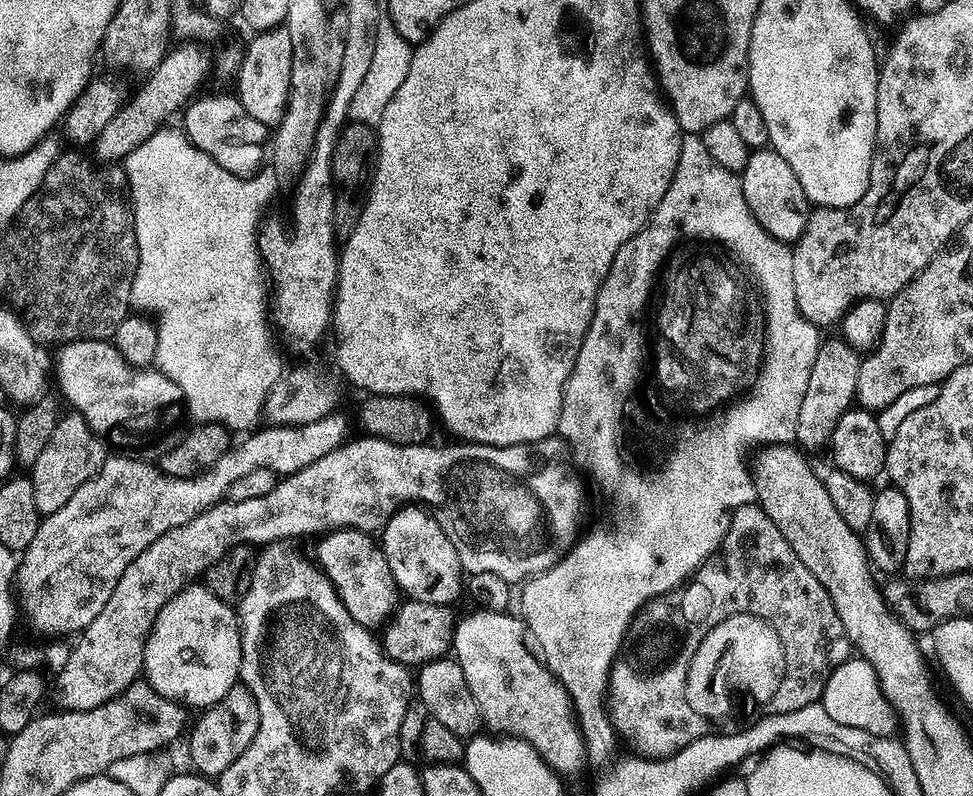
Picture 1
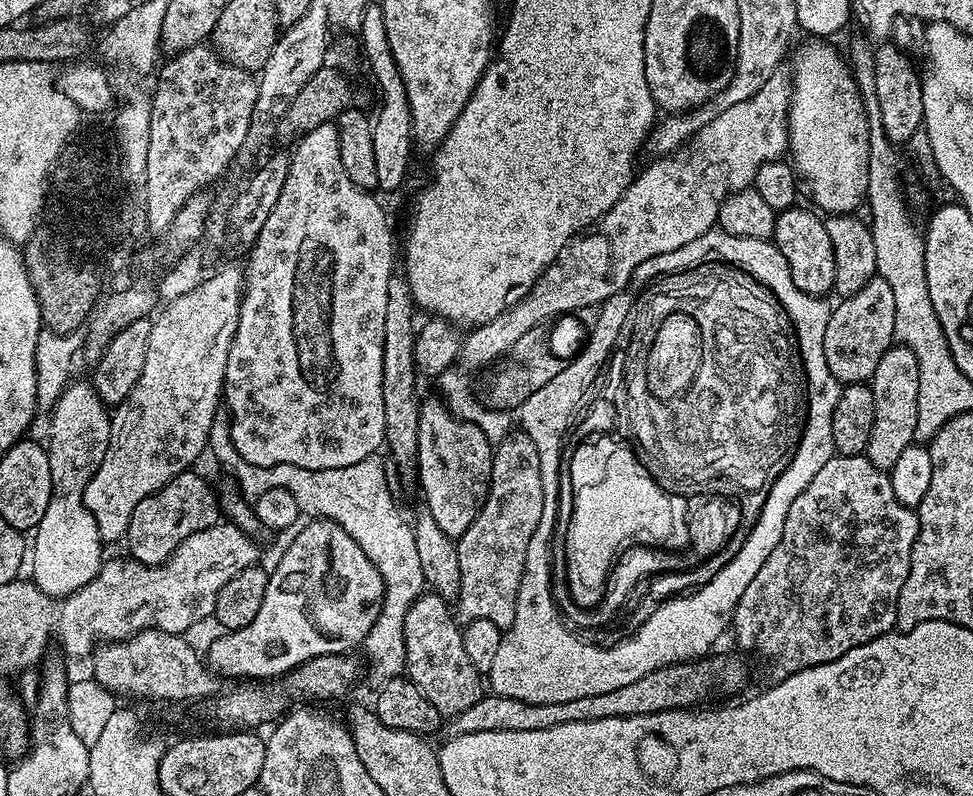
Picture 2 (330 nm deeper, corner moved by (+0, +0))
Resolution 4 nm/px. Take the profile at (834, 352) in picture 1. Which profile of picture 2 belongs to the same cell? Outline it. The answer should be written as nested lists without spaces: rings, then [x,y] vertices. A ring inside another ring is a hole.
[[[874,275],[858,294],[843,297],[839,303],[832,308],[830,322],[826,322],[826,366],[830,366],[830,374],[834,374],[841,385],[863,384],[871,381],[878,362],[882,362],[882,354],[886,354],[896,340],[894,290],[890,290],[886,278]]]

